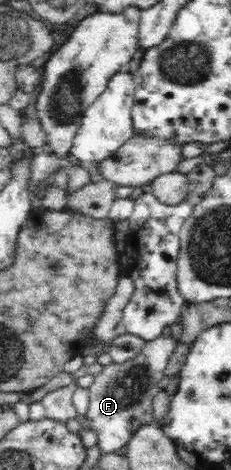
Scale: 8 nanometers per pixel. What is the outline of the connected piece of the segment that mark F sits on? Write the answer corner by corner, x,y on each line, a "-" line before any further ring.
177,327
171,336
160,335
144,341
137,353
123,361
112,361
102,365
98,374
92,375
89,384
86,412
88,429
96,436
96,448
100,453
121,452
131,434
139,424
156,422
153,417
152,402
161,390
158,381
165,375
164,369
174,350

